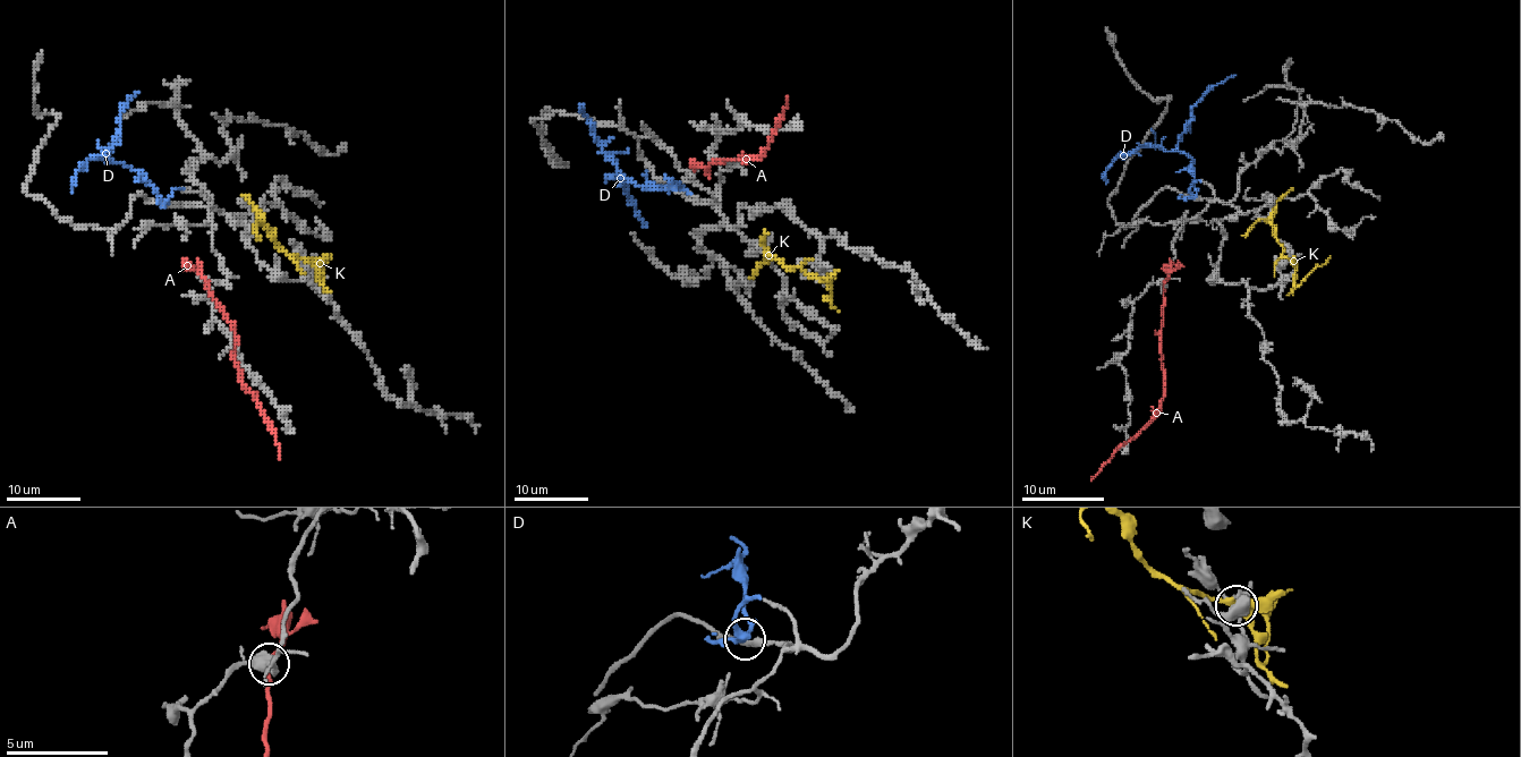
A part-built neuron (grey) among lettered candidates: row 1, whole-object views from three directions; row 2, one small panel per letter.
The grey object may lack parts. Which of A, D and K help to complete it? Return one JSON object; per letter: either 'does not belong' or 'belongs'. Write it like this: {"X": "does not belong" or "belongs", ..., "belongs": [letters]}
{"A": "does not belong", "D": "belongs", "K": "does not belong", "belongs": ["D"]}

